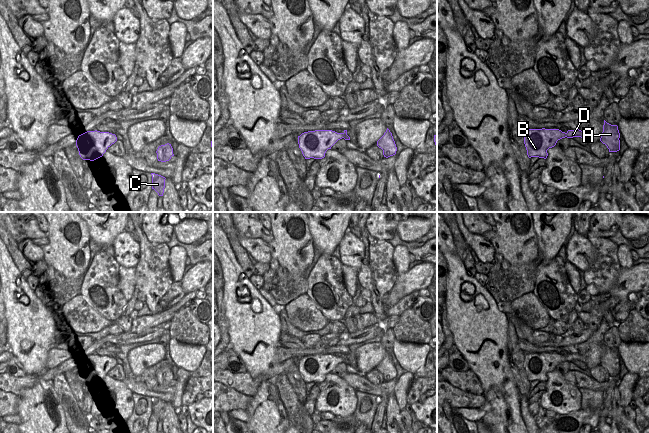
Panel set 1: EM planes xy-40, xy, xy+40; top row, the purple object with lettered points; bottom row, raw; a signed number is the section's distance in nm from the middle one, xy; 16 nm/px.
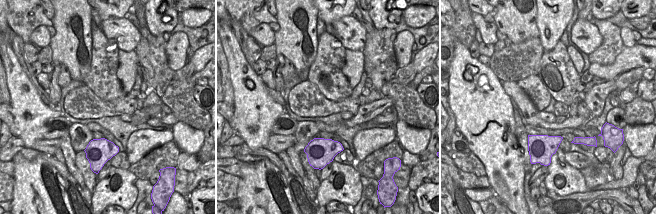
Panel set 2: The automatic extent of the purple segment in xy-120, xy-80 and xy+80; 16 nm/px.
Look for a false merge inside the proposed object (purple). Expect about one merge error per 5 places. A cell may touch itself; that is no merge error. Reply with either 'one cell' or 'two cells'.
one cell

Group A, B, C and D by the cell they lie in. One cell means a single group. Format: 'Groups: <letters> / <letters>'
Groups: A B C D

